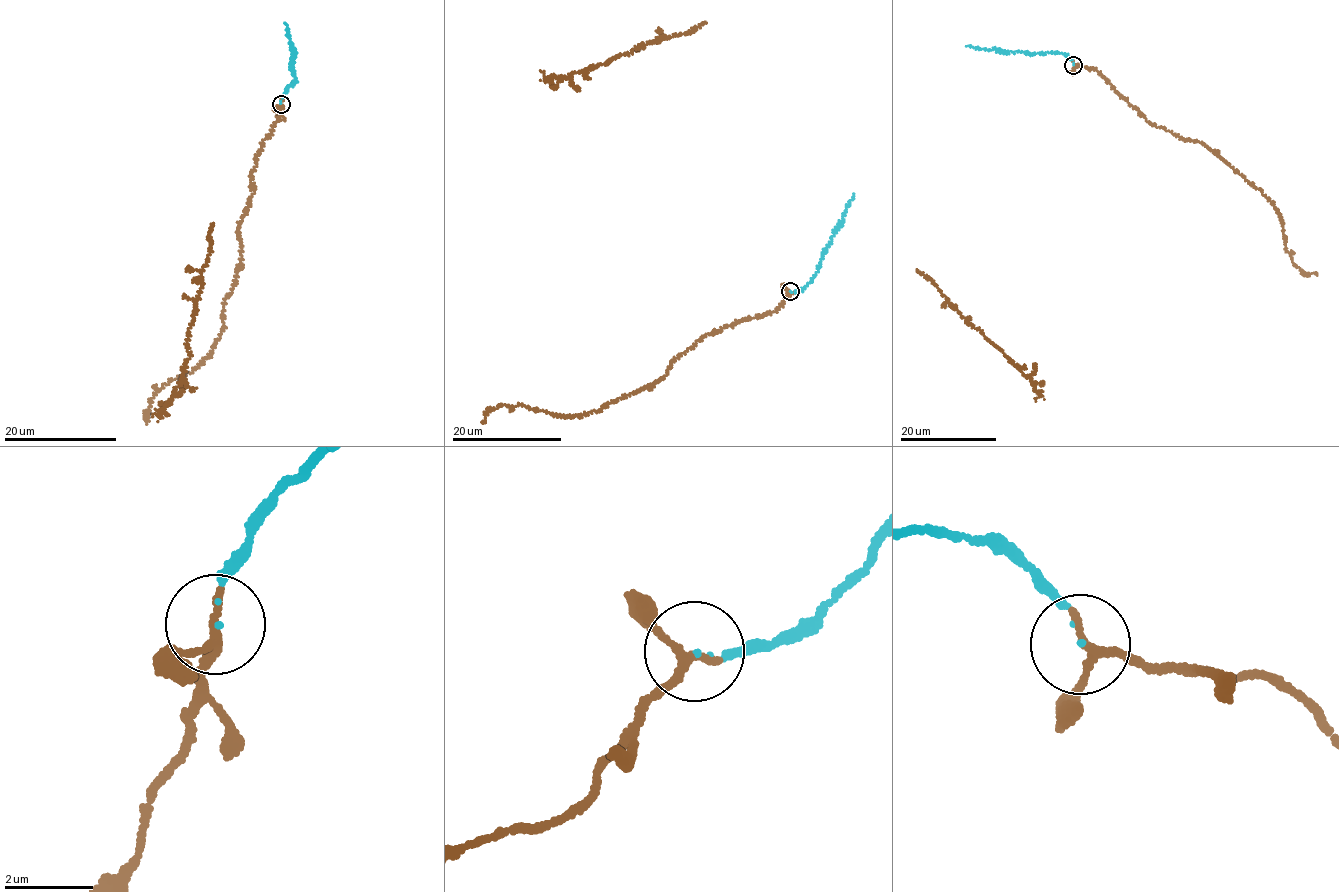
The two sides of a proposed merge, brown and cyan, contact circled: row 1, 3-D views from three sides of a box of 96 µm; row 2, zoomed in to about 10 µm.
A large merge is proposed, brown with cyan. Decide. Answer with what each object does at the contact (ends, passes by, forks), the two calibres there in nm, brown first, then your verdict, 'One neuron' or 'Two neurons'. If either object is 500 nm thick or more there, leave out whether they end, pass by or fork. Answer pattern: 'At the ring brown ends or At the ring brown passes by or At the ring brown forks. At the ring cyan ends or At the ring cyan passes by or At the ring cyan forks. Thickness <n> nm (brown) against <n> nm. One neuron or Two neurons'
At the ring brown passes by. At the ring cyan ends. Thickness 190 nm (brown) against 40 nm. One neuron

